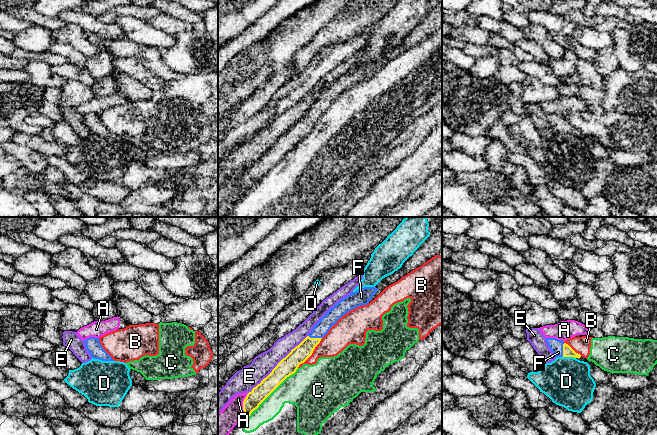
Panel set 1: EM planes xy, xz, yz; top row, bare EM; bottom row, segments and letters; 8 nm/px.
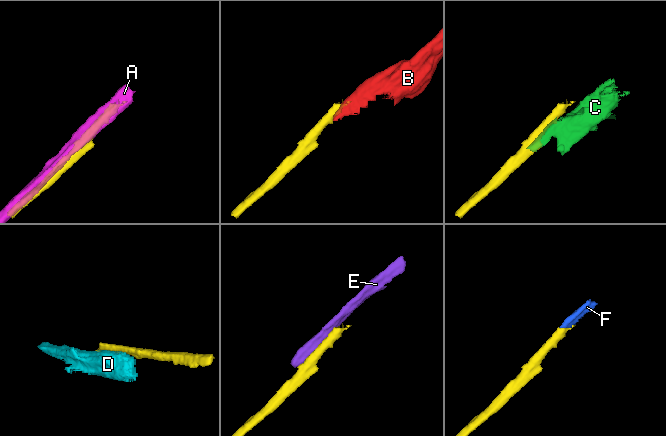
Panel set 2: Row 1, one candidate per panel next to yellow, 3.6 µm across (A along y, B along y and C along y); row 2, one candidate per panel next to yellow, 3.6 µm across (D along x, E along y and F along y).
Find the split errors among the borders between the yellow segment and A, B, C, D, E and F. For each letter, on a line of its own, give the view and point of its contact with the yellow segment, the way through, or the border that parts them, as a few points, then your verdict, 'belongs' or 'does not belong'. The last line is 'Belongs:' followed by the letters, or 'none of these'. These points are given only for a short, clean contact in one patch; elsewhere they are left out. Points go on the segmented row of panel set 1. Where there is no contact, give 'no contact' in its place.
A: xz (243, 408) | does not belong
B: xz (312, 352) | along xz (322, 338), (313, 352), (297, 367) | does not belong
C: xz (269, 394) | does not belong
D: yz (569, 356) | does not belong
E: xz (277, 364) | does not belong
F: xz (315, 338) | across xz (298, 355), (315, 338), (330, 318) | belongs
Belongs: F

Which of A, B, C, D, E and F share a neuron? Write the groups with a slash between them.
A / B C / D / E / F

